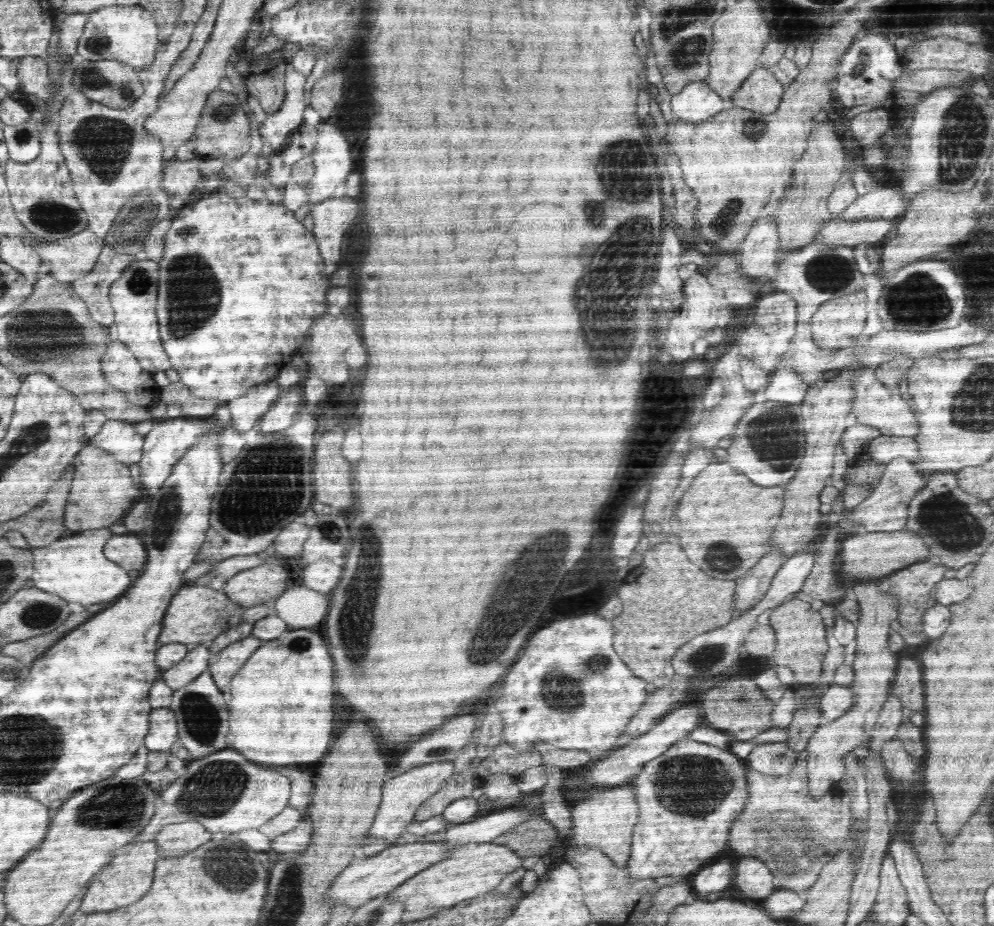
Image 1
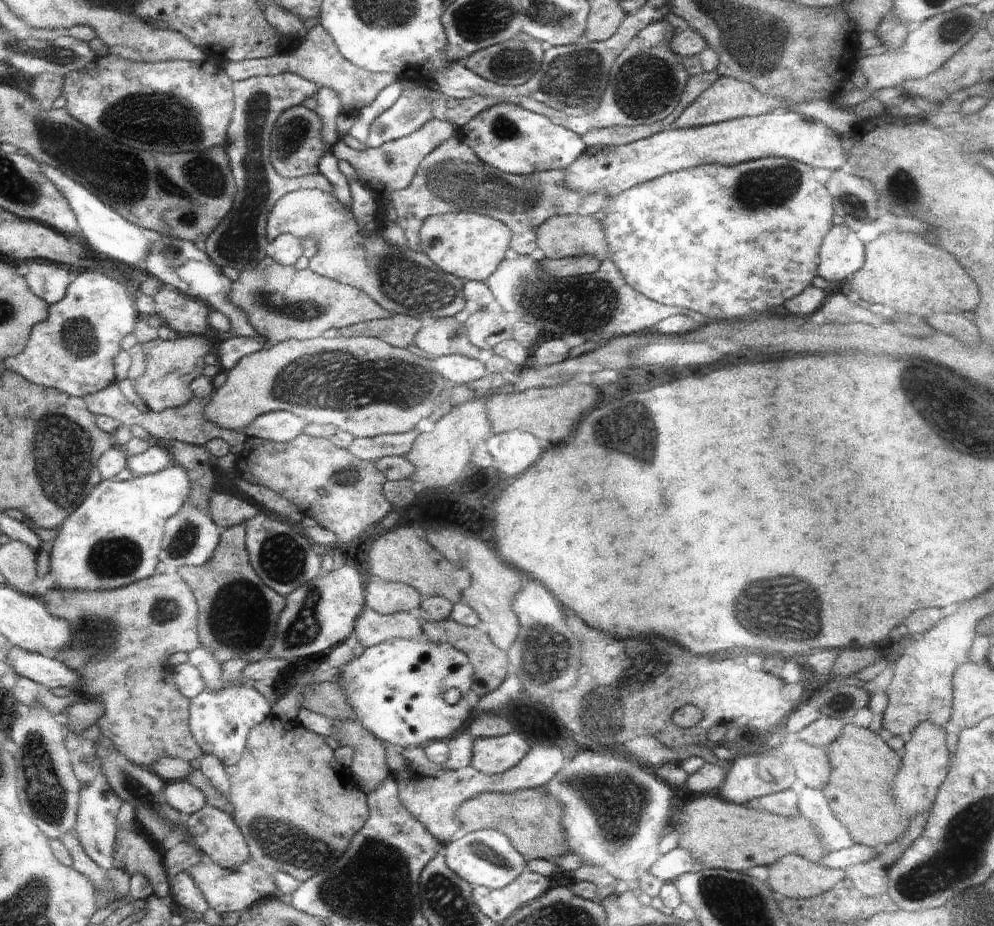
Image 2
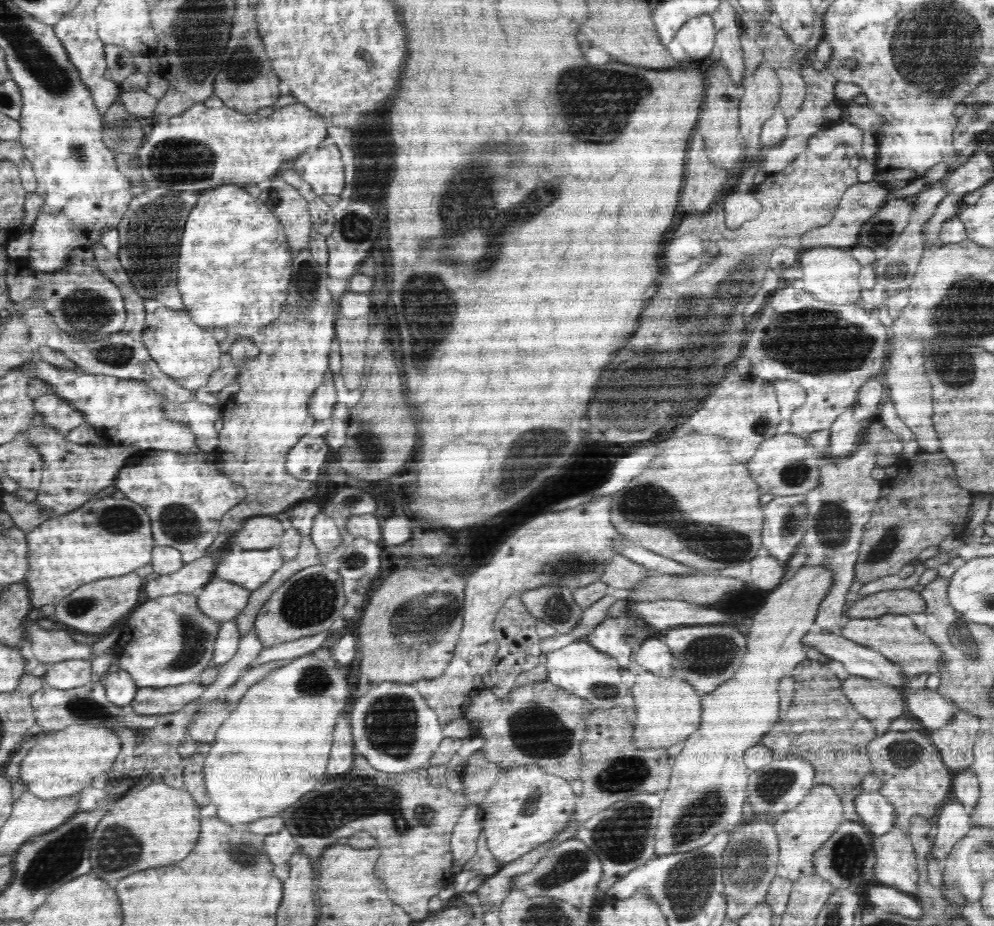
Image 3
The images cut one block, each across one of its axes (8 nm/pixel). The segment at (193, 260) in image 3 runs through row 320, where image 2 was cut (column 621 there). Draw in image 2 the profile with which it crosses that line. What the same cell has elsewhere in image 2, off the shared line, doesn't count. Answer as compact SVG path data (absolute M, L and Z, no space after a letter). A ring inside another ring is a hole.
M760 158L760 160L744 162L744 164L738 164L732 168L710 164L710 166L698 166L694 170L666 174L666 176L656 178L652 182L630 188L630 190L622 192L622 196L606 198L602 208L608 214L602 220L604 230L606 230L606 238L608 238L608 256L614 260L614 264L618 266L618 270L622 272L626 282L634 290L642 292L644 296L648 296L656 302L662 302L668 306L680 306L686 310L696 310L696 312L708 316L710 320L732 320L732 318L742 318L742 316L768 314L774 308L782 306L786 300L798 296L804 288L808 288L816 276L814 258L818 258L818 250L822 246L824 236L828 234L828 230L832 226L832 216L834 216L832 198L830 198L828 190L816 180L812 166L802 164L802 162L794 162L794 160L784 160L784 158Z

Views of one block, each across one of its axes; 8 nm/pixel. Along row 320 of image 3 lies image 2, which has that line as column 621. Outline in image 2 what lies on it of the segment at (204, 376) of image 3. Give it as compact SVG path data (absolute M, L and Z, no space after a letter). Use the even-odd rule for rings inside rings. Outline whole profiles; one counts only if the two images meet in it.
M774 109L764 116L754 118L736 118L728 122L718 122L702 128L686 128L686 130L666 130L654 134L650 138L638 139L627 145L613 147L586 147L586 152L570 164L566 170L566 186L572 190L580 190L584 194L604 192L606 196L618 196L630 186L638 186L652 178L658 178L668 172L678 172L682 168L696 168L702 162L718 162L724 166L732 166L744 160L756 160L762 156L784 156L808 162L818 166L820 158L824 158L824 168L836 170L844 162L840 138L816 120L810 120L802 114L792 111Z

